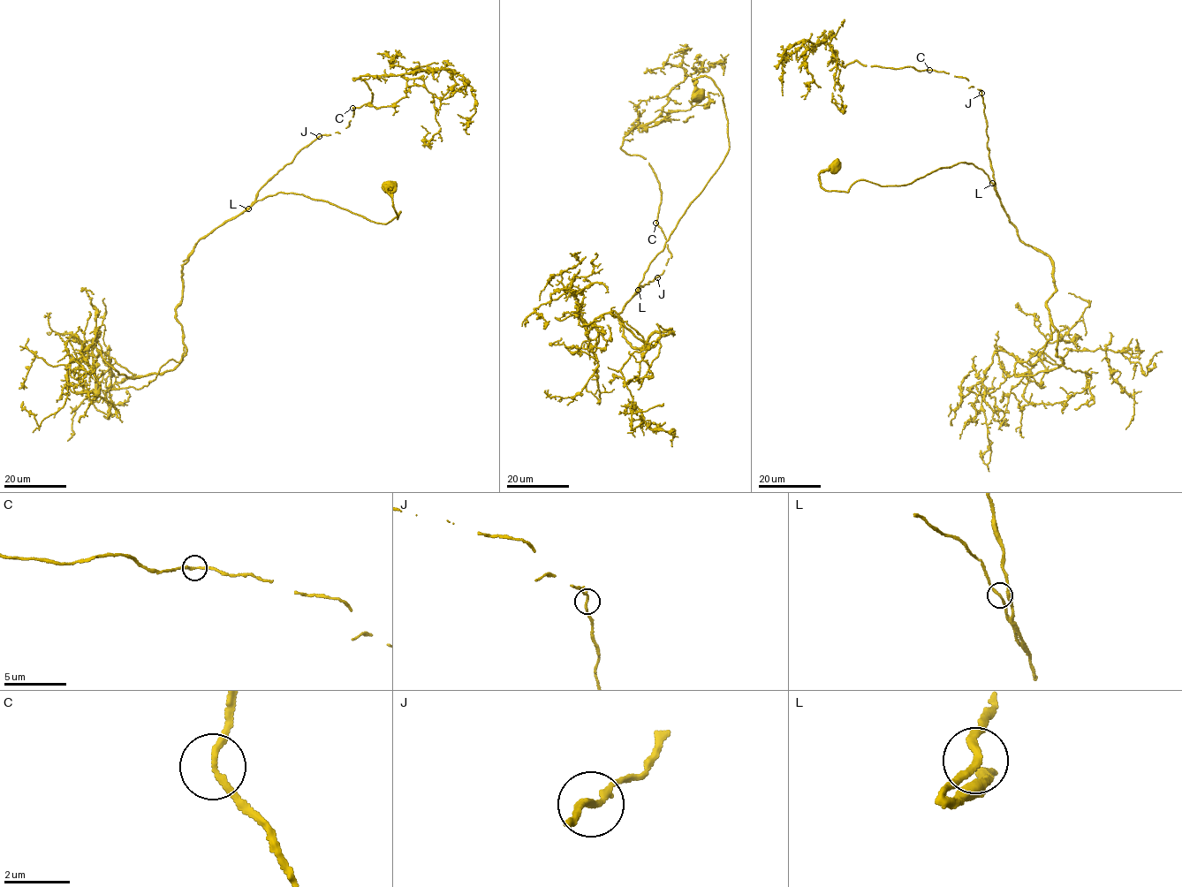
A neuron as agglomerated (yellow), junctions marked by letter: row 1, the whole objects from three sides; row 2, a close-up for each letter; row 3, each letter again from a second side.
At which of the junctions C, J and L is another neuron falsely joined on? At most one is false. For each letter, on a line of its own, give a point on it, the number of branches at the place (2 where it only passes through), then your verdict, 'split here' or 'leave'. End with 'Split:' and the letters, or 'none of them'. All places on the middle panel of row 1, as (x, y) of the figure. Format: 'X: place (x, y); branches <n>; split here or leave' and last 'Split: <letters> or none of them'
C: place (655, 223); branches 2; leave
J: place (657, 277); branches 2; leave
L: place (638, 290); branches 2; leave
Split: none of them

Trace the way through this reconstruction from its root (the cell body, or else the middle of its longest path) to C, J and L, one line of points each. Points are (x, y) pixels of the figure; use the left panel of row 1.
C: (390, 186), (397, 218), (401, 211), (385, 223), (293, 193), (248, 209), (297, 153), (348, 125), (352, 107)
J: (390, 186), (397, 218), (401, 211), (385, 223), (293, 193), (265, 197), (248, 209), (266, 182), (319, 136)
L: (390, 186), (386, 192), (397, 218), (401, 211), (385, 223), (293, 193), (265, 197), (248, 208)

